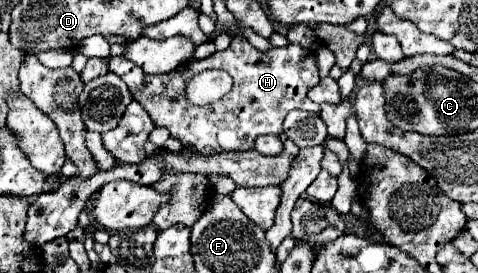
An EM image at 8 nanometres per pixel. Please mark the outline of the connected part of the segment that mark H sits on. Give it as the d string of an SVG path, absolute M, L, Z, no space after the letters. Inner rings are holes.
M237 36L237 38L233 38L233 42L227 50L215 52L209 58L203 58L203 60L189 60L189 62L181 64L177 70L161 74L161 76L145 74L137 64L129 62L123 56L111 56L109 64L111 64L111 72L117 74L129 86L129 92L133 94L133 98L149 112L155 126L167 128L173 138L183 142L185 148L193 148L193 150L203 152L207 156L215 154L215 152L227 152L227 150L251 150L253 144L255 144L255 138L259 134L281 134L281 126L283 126L285 116L295 108L311 112L311 114L321 112L321 106L307 98L307 92L315 84L319 84L319 70L317 70L317 64L315 64L315 52L303 48L301 44L287 44L283 48L273 48L271 46L269 50L259 52L243 36ZM207 68L227 70L233 78L233 90L223 98L223 102L215 102L209 108L199 108L199 106L187 104L187 98L183 96L183 88L185 88L187 80L191 76L195 76L197 72L203 72Z

